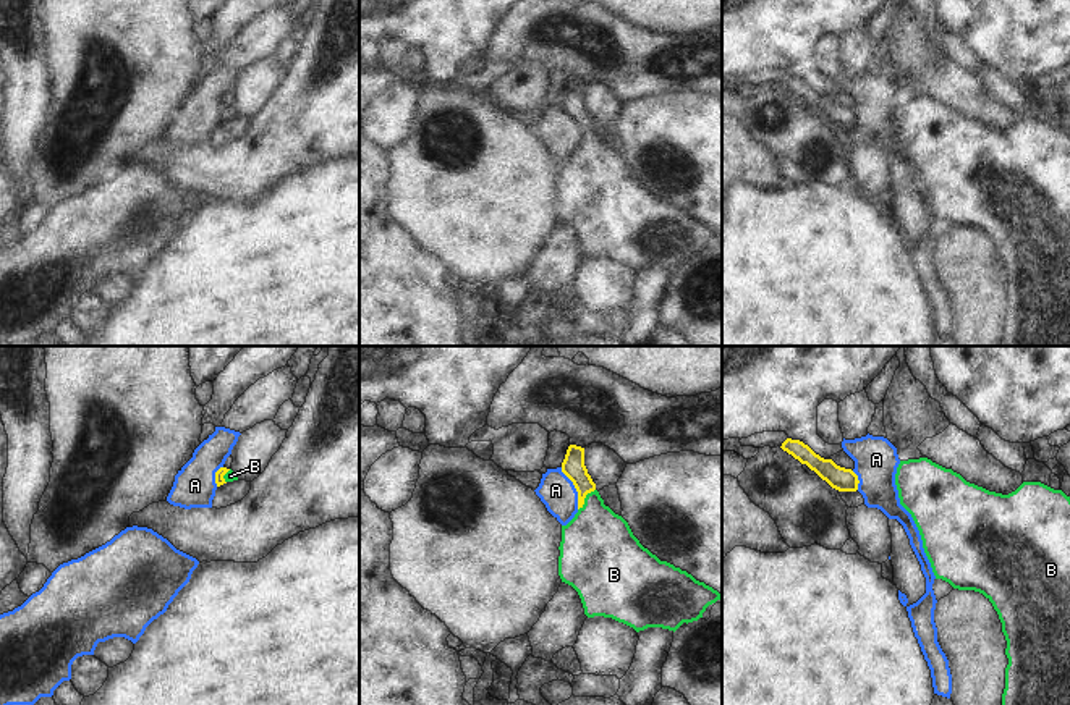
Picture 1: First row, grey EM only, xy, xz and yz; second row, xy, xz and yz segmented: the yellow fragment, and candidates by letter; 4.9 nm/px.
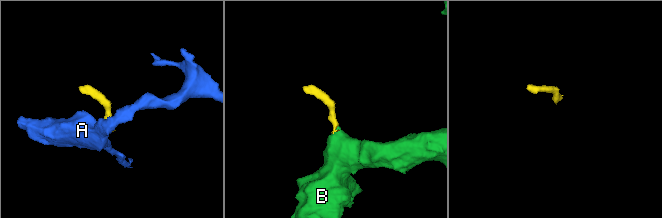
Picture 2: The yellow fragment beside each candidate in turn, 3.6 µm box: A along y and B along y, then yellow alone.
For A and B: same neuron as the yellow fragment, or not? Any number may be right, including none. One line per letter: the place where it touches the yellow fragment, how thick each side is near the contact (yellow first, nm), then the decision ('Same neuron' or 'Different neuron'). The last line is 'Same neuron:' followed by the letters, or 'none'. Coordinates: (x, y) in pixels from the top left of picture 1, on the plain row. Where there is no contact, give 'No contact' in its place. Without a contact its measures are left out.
A: Touches yellow at xz (575, 125). Thickness 110 nm (yellow) against 180 nm. Different neuron
B: Touches yellow at xz (585, 135). Thickness 110 nm (yellow) against 360 nm. Same neuron
Same neuron: B

